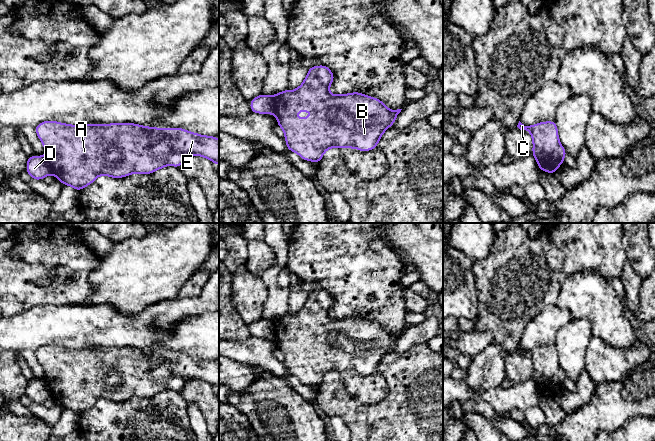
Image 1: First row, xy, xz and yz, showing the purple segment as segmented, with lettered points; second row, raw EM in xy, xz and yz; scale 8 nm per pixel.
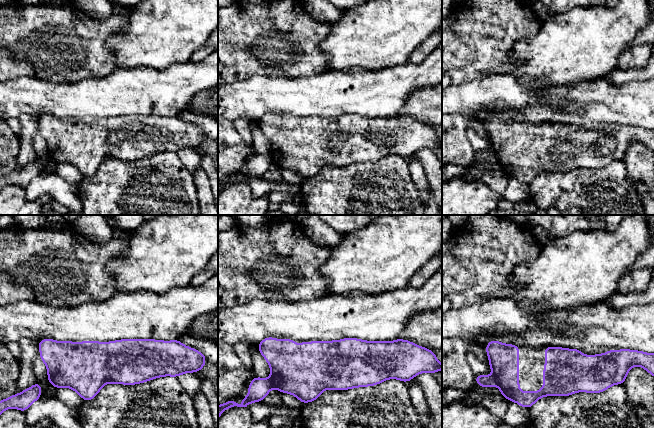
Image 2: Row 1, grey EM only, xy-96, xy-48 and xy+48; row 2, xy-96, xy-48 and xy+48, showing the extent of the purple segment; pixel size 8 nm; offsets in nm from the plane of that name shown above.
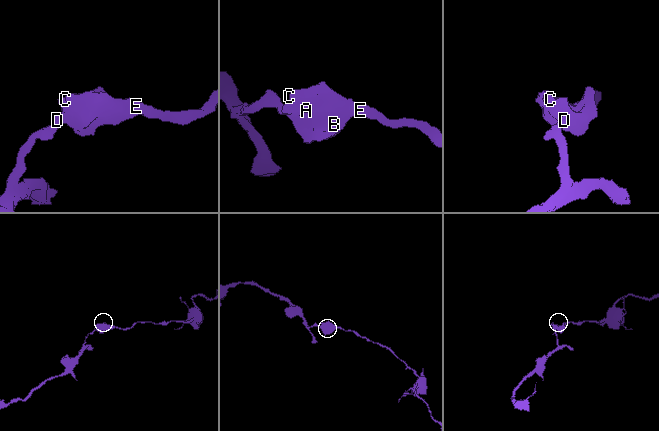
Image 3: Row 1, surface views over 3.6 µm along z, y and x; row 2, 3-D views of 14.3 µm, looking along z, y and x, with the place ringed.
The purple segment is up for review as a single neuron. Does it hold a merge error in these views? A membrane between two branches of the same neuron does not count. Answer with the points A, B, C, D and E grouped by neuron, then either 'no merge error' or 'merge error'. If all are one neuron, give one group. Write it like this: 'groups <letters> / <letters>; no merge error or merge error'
groups A B C E / D; merge error

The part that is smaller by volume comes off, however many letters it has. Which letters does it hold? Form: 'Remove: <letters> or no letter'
Remove: D

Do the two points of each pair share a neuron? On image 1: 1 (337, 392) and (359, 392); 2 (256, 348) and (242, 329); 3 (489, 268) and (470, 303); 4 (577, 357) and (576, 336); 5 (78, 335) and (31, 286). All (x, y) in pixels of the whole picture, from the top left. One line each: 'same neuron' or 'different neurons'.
1: different neurons
2: different neurons
3: different neurons
4: same neuron
5: different neurons

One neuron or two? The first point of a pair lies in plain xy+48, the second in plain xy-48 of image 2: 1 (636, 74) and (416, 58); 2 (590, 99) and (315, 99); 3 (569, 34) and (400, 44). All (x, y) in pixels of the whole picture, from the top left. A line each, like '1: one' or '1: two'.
1: two
2: two
3: one

